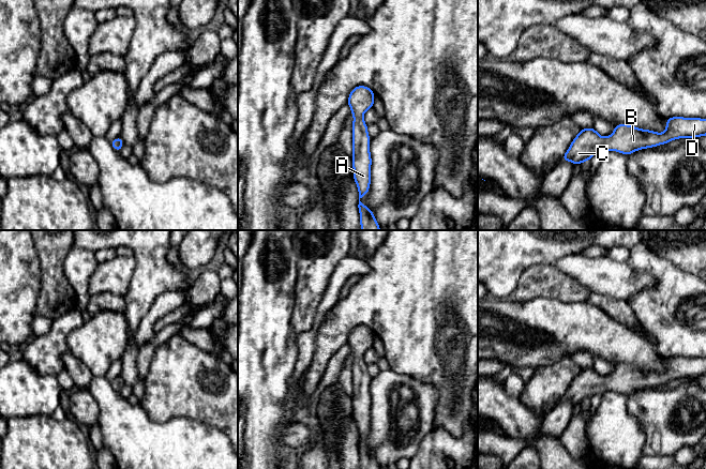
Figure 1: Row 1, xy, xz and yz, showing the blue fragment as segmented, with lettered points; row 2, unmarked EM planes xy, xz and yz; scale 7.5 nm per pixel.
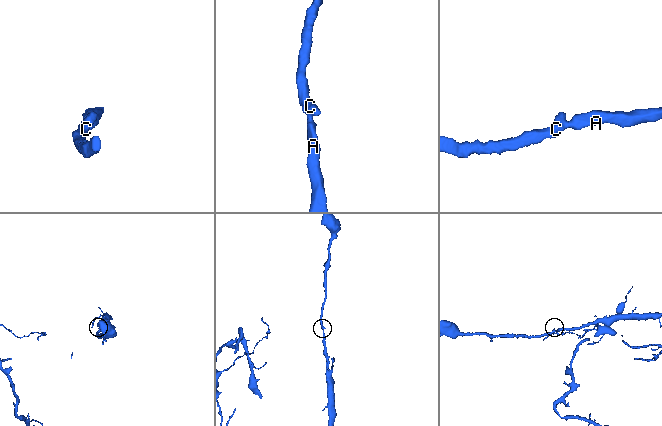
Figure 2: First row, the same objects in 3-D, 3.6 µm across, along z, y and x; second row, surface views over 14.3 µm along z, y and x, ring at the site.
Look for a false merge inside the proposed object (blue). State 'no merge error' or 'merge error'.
no merge error

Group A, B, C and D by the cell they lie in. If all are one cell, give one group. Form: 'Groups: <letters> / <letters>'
Groups: A B C D

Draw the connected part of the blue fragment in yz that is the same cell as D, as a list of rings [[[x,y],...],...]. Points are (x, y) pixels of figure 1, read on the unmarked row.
[[[672,357],[665,361],[666,369],[661,374],[633,365],[617,364],[613,374],[604,378],[595,367],[581,368],[561,400],[570,400],[573,405],[582,404],[606,390],[628,396],[637,390],[665,384],[674,379],[706,376],[706,359]]]

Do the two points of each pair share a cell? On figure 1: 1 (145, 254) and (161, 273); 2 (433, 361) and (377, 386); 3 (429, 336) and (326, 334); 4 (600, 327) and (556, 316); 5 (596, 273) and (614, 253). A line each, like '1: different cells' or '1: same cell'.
1: same cell
2: different cells
3: same cell
4: same cell
5: different cells

